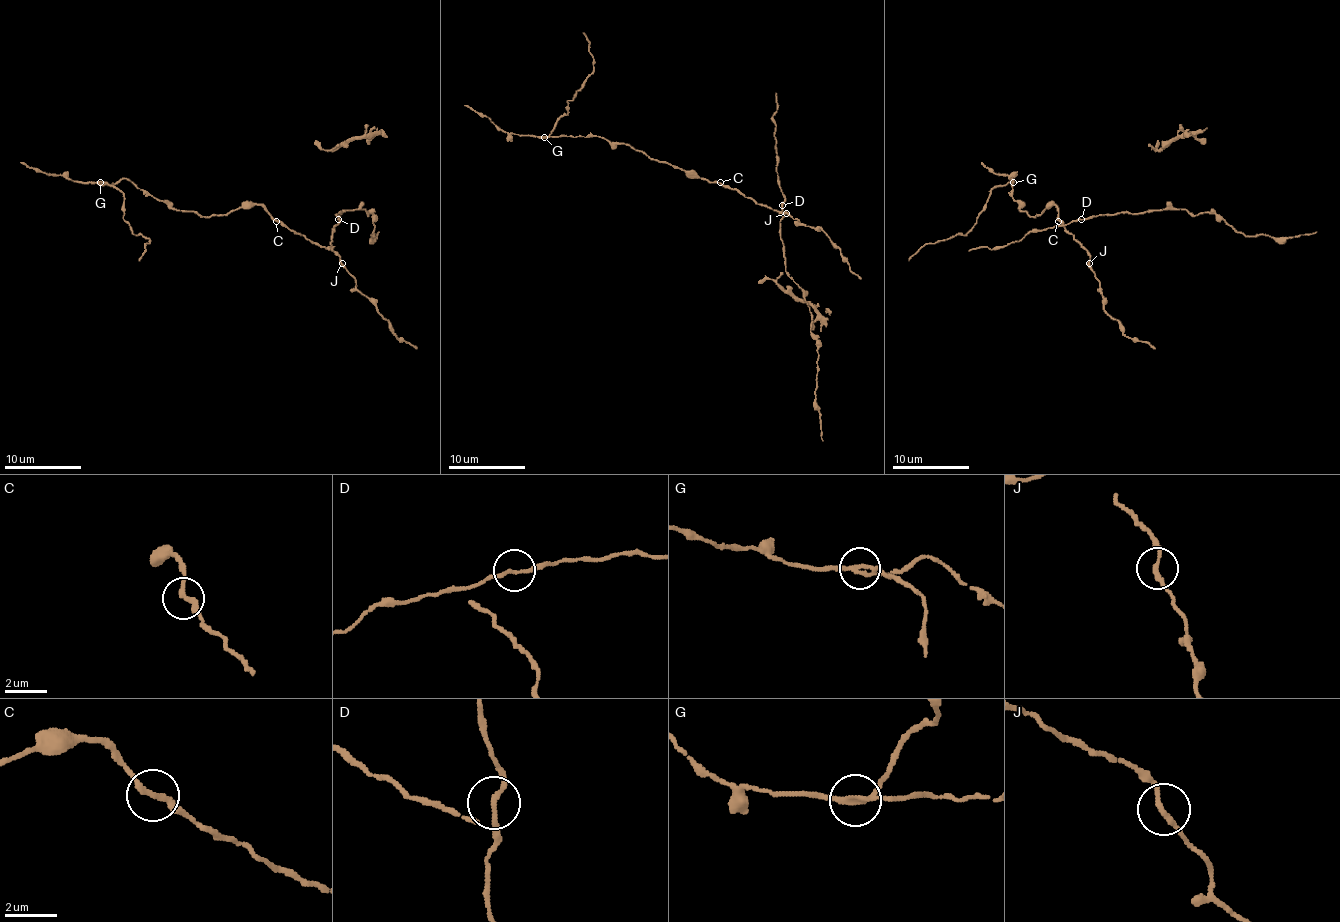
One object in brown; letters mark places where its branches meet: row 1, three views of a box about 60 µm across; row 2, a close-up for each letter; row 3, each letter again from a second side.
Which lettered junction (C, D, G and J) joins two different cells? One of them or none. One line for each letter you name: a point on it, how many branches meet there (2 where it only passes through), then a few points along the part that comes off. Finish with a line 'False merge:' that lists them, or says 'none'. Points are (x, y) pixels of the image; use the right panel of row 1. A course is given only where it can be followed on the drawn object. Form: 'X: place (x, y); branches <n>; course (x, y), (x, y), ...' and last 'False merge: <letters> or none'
G: place (1013, 182); branches 3; course (1013, 182), (996, 186), (988, 194), (986, 207), (971, 228), (948, 240), (925, 244), (909, 261)
False merge: G

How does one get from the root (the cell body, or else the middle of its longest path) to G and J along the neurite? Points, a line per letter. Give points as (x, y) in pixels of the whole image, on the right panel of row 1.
G: (1060, 221), (1054, 205), (1048, 205), (1035, 217), (1021, 211), (1012, 197), (1013, 182)
J: (1060, 221), (1087, 251), (1089, 263)

